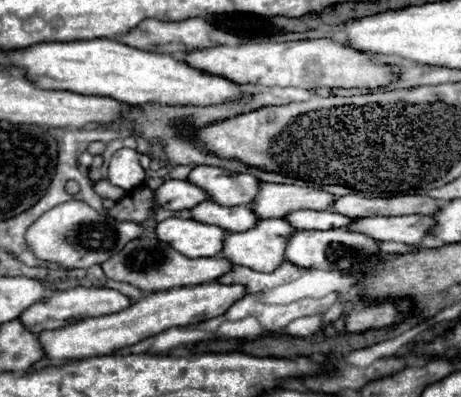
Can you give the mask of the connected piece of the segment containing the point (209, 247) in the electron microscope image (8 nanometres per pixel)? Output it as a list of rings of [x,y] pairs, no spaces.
[[[168,218],[154,228],[158,240],[170,244],[176,252],[190,258],[218,256],[222,252],[222,242],[226,232],[218,226],[200,224],[196,220]]]

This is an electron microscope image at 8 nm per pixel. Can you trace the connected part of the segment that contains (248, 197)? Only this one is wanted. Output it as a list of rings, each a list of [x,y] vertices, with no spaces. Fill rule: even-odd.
[[[194,166],[186,180],[222,206],[248,206],[258,192],[258,180],[252,174],[234,174],[214,166]]]

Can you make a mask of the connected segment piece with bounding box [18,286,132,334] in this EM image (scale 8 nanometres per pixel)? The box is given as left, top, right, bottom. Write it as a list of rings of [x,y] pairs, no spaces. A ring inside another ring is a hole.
[[[70,288],[70,290],[58,290],[54,294],[50,294],[46,300],[32,304],[30,308],[26,308],[26,312],[22,312],[22,316],[18,316],[18,320],[24,324],[24,328],[32,334],[40,334],[42,330],[54,330],[54,328],[62,328],[66,324],[84,320],[84,318],[92,318],[92,316],[106,316],[106,314],[114,314],[120,312],[124,308],[128,308],[132,304],[132,300],[116,290],[110,288]]]

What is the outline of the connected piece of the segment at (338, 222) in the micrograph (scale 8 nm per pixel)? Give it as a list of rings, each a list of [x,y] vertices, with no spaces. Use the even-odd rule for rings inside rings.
[[[302,210],[302,212],[290,212],[290,216],[284,216],[284,220],[294,230],[330,230],[330,228],[342,228],[352,222],[350,218],[336,214],[336,212],[316,212],[316,210]]]

